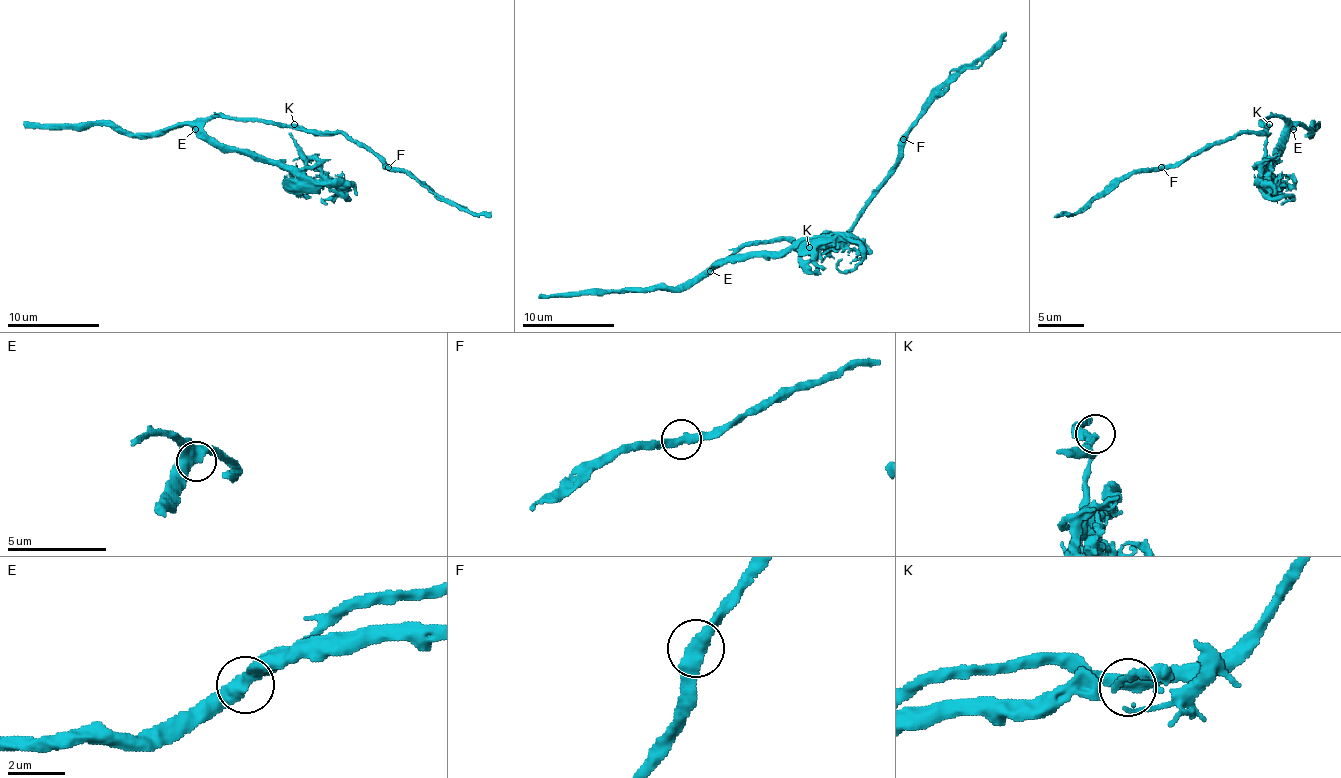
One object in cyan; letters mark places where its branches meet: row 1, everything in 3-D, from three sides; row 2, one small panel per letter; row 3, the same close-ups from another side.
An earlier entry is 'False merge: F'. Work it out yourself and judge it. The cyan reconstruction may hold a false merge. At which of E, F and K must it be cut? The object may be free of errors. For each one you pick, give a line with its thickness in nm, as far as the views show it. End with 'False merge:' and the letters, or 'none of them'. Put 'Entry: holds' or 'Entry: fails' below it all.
False merge: none of them
Entry: fails

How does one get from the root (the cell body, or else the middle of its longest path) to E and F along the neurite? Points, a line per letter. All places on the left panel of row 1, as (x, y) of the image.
E: (294, 129), (271, 122), (227, 117), (209, 117), (195, 129)
F: (294, 129), (340, 131), (349, 140), (363, 143), (388, 168)

